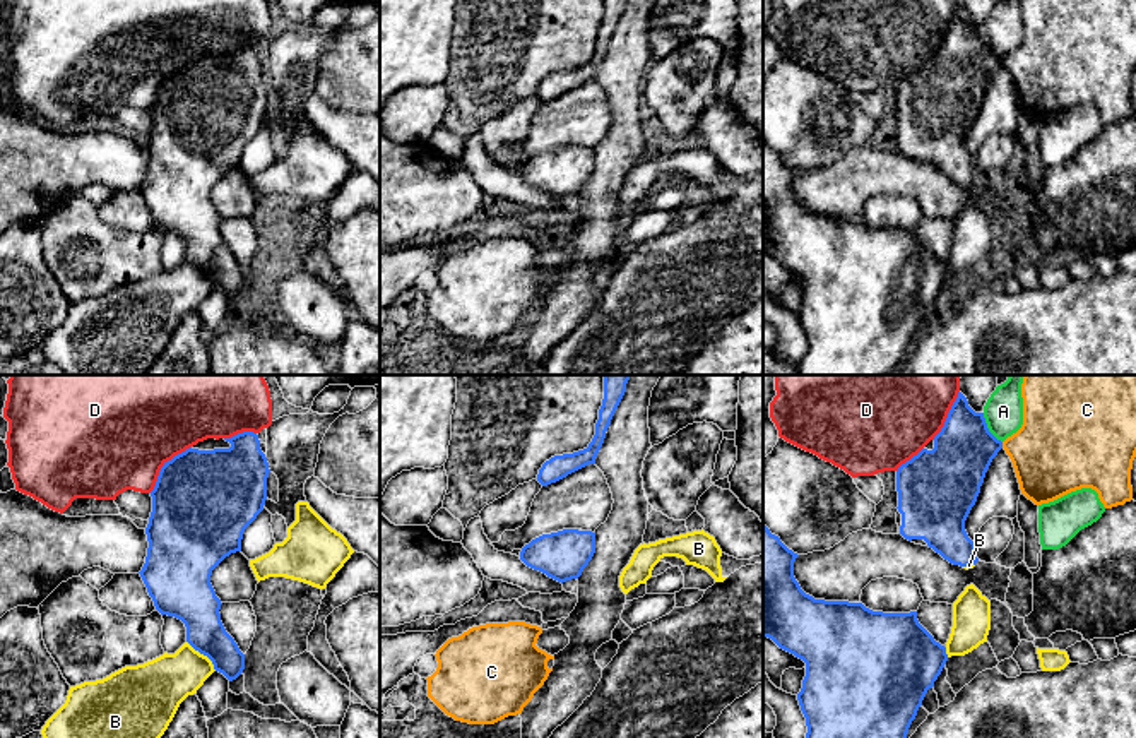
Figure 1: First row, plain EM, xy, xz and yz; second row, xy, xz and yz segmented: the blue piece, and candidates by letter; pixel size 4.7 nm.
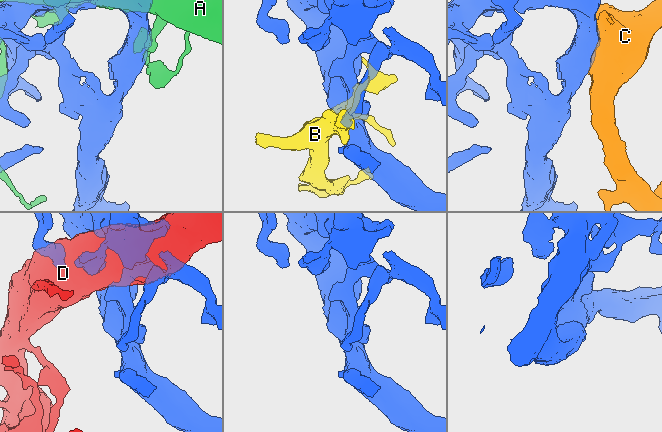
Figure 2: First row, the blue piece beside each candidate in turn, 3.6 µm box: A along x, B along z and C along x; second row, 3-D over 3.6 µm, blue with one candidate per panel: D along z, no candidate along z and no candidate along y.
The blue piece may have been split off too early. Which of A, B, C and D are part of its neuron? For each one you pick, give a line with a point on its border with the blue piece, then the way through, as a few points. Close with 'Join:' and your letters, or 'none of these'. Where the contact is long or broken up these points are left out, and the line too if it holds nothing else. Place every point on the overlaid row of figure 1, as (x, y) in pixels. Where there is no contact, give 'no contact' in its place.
B: meets blue in xy at (204, 654)
Join: B

